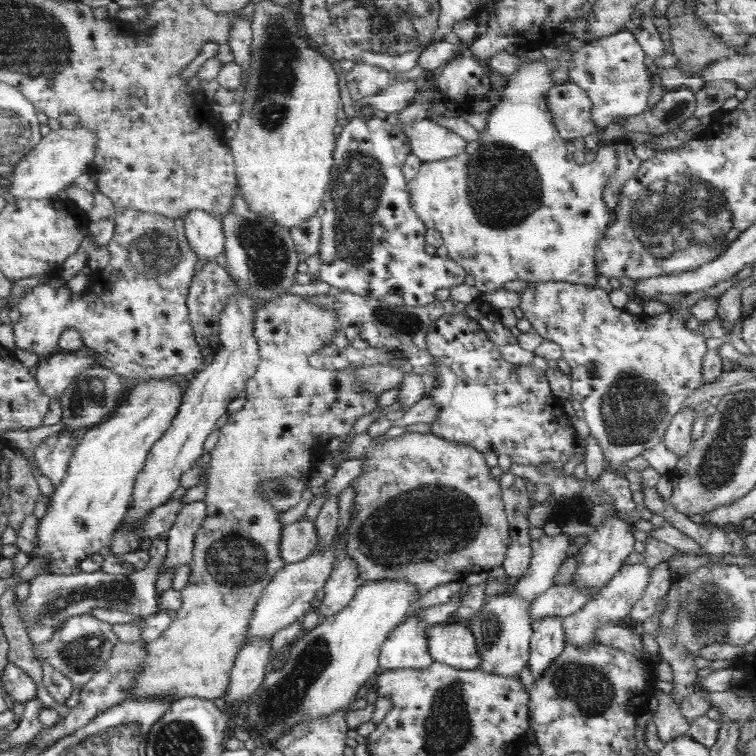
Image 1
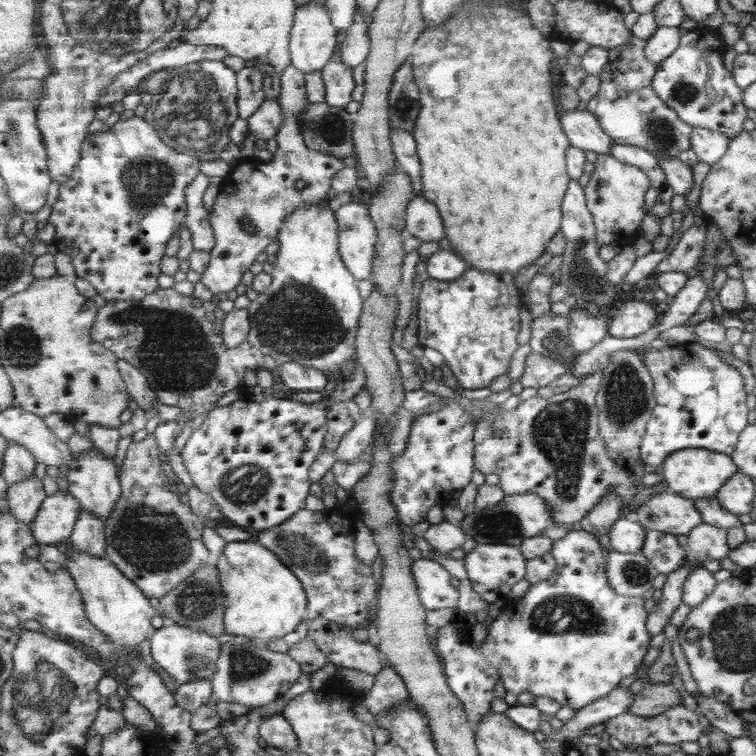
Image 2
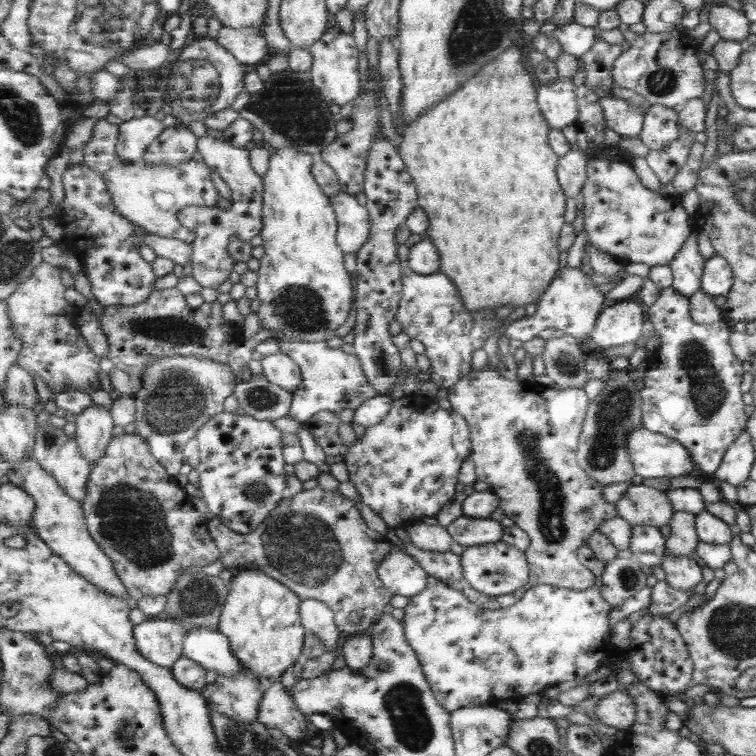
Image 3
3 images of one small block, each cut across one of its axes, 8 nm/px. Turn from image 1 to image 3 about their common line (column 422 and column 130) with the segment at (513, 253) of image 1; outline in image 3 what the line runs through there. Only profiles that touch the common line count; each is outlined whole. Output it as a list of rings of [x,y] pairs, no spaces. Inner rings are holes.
[[[99,119],[94,125],[90,141],[84,146],[84,160],[87,167],[104,174],[112,202],[116,203],[121,215],[145,231],[159,236],[178,238],[192,244],[196,234],[180,222],[180,212],[188,206],[217,206],[220,192],[212,179],[212,170],[204,163],[185,162],[181,166],[147,166],[142,162],[123,164],[117,160],[117,135],[119,125]]]

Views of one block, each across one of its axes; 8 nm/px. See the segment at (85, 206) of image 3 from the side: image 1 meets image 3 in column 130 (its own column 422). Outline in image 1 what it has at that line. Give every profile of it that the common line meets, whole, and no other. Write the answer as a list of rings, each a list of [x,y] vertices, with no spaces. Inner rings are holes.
[[[374,114],[359,116],[338,132],[335,162],[328,188],[317,216],[321,219],[319,253],[322,268],[319,280],[341,291],[372,297],[381,303],[398,306],[426,306],[436,300],[440,288],[464,284],[466,270],[448,257],[430,255],[426,248],[426,224],[412,209],[408,181],[403,166],[411,147],[403,127],[394,127]]]

